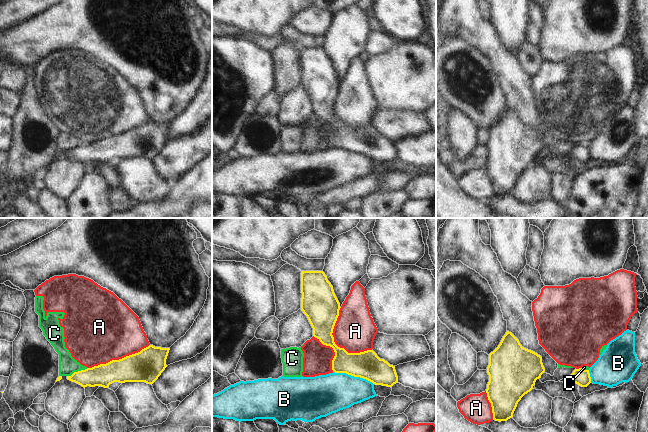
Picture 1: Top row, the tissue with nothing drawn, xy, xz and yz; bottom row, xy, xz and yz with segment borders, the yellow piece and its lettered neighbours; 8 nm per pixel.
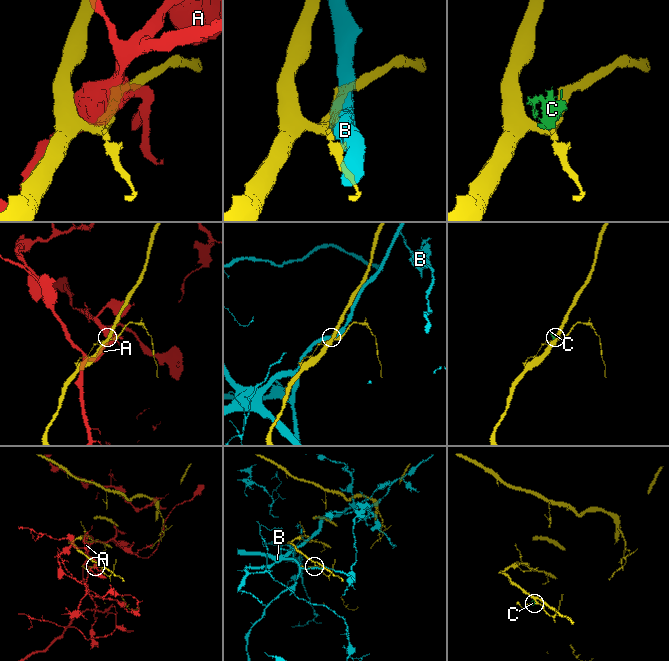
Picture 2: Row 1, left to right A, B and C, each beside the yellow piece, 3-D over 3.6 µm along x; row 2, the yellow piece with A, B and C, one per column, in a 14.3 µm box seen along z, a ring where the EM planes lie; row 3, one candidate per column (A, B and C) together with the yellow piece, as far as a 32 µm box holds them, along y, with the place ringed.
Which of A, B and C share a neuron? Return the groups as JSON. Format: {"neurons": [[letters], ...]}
{"neurons": [["A", "C"], ["B"]]}

